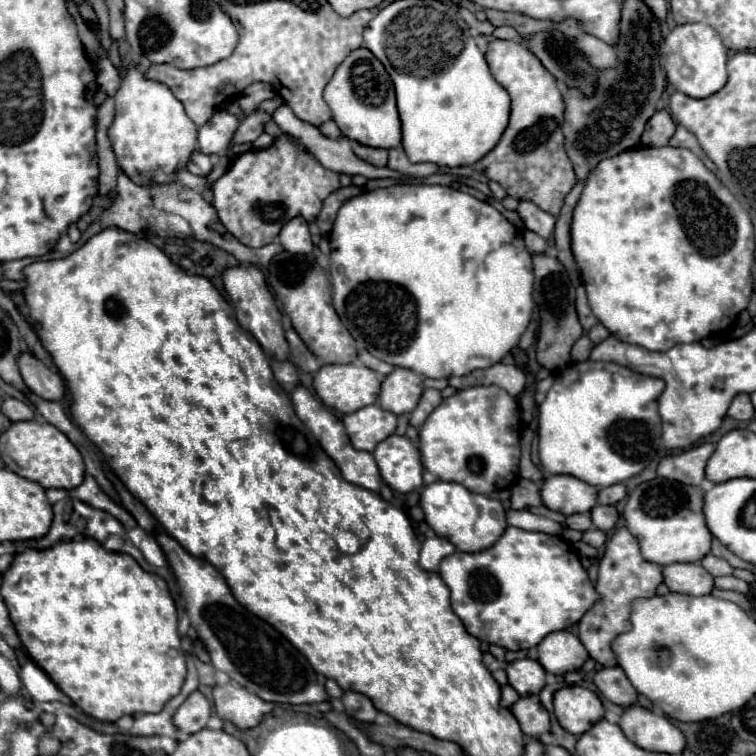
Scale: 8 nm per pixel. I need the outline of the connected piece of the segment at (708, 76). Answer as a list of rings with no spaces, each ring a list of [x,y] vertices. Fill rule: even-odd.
[[[685,23],[685,25],[677,25],[663,41],[661,45],[661,63],[663,69],[667,71],[667,79],[669,83],[689,95],[689,97],[709,97],[713,93],[717,93],[725,83],[727,83],[727,51],[721,43],[719,33],[705,25],[705,23]]]

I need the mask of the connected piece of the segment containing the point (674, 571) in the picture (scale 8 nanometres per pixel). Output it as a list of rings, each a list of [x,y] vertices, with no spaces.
[[[671,563],[663,567],[663,581],[675,593],[685,595],[709,595],[713,589],[713,577],[701,563]]]

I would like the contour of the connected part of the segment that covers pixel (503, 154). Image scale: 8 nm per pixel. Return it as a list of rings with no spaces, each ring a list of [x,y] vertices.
[[[493,39],[487,47],[485,59],[495,81],[503,85],[511,97],[511,117],[495,149],[473,167],[485,173],[491,181],[497,181],[507,195],[519,201],[531,201],[539,209],[559,215],[563,199],[577,183],[577,177],[567,153],[563,151],[561,125],[565,103],[557,89],[557,81],[525,45],[515,41]]]

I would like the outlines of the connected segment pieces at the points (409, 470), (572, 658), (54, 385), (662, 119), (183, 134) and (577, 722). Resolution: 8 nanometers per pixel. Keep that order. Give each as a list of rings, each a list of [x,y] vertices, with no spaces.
[[[387,437],[375,447],[373,457],[383,481],[391,489],[409,493],[423,485],[423,465],[419,463],[419,449],[407,437]]]
[[[555,631],[547,635],[539,645],[539,663],[553,675],[565,675],[581,669],[589,657],[583,643],[569,631]]]
[[[23,351],[17,357],[17,367],[19,367],[19,373],[21,373],[25,385],[35,395],[39,395],[41,399],[47,399],[47,401],[63,399],[65,389],[63,389],[61,377],[55,371],[51,371],[43,361],[39,361],[31,351]]]
[[[657,111],[645,127],[645,133],[641,137],[643,145],[651,145],[651,147],[663,147],[669,143],[669,139],[675,133],[675,123],[671,119],[671,115],[667,111]]]
[[[129,65],[115,93],[115,119],[109,127],[109,139],[119,167],[143,185],[149,181],[149,173],[185,169],[191,151],[197,149],[197,125],[191,123],[183,103],[175,99],[165,83],[147,79],[137,65]]]
[[[579,685],[561,687],[555,693],[553,705],[559,725],[573,735],[589,731],[599,719],[603,719],[603,705],[599,697]]]

